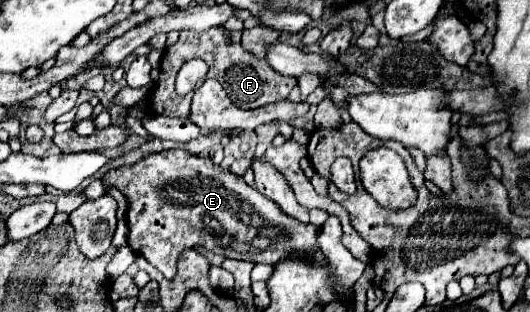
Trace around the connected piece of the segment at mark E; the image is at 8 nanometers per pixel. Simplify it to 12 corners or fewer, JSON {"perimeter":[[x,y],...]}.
{"perimeter":[[180,148],[106,172],[128,246],[320,266],[316,226]]}

